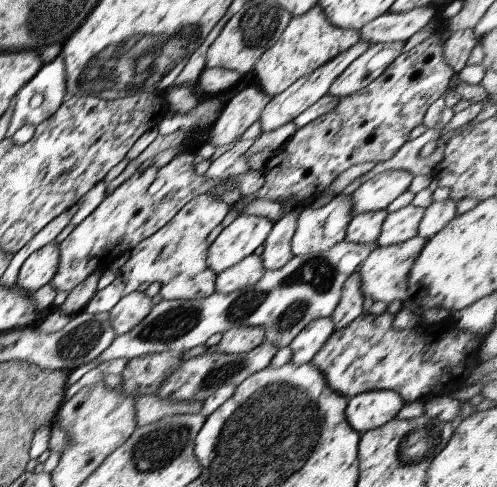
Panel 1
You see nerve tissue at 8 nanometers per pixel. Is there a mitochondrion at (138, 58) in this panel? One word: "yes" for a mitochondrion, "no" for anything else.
yes

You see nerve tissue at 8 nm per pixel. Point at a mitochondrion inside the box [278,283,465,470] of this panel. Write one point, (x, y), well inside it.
(419, 445)

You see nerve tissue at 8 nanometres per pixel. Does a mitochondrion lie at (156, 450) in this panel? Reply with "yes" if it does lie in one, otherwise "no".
yes

